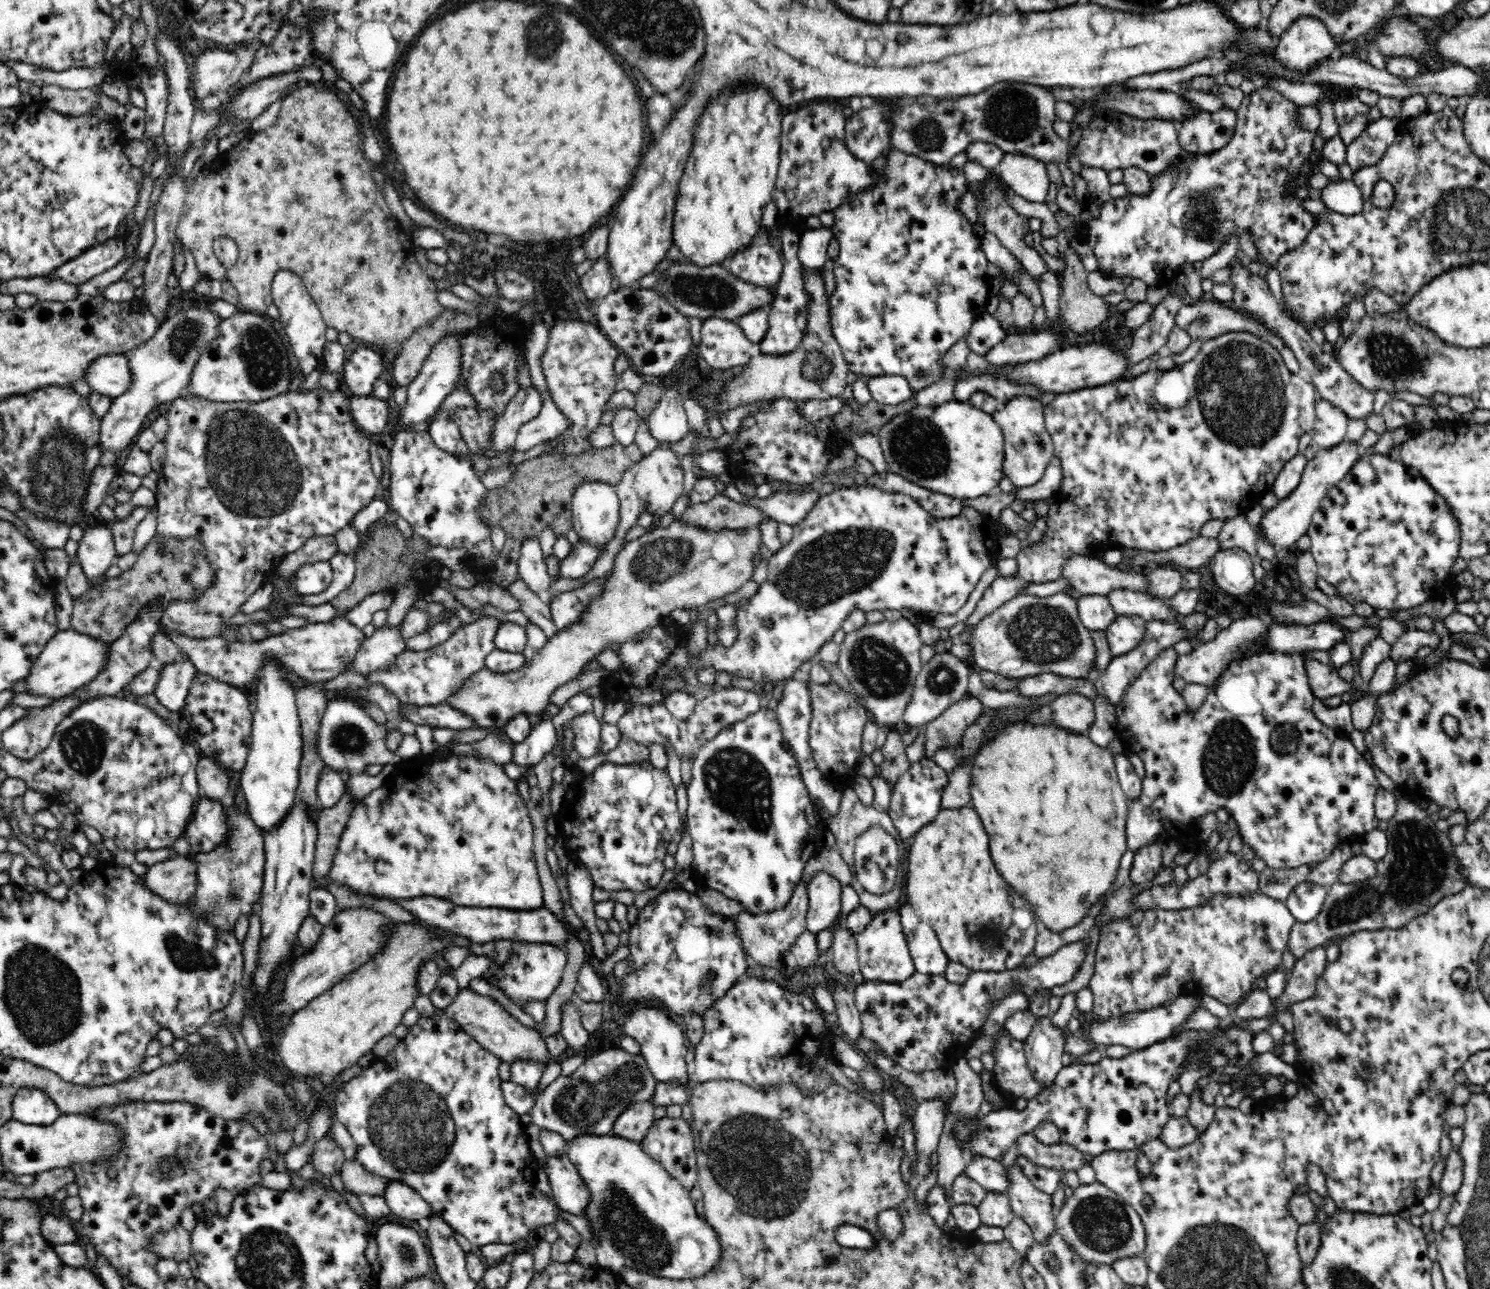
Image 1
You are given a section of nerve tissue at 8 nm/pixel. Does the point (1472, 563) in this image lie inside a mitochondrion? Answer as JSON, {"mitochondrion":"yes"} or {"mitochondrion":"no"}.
{"mitochondrion":"no"}

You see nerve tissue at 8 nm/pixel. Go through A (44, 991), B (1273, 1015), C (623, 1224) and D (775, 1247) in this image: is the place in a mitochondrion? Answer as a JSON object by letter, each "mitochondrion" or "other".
{"A":"mitochondrion","B":"other","C":"mitochondrion","D":"other"}

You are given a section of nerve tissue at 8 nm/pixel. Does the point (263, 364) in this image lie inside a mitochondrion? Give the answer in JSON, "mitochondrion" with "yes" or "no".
{"mitochondrion":"yes"}

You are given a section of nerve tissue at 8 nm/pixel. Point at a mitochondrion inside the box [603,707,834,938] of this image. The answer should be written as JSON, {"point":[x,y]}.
{"point":[736,780]}

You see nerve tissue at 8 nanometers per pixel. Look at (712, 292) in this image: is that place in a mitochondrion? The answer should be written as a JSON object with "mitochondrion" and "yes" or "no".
{"mitochondrion":"yes"}

